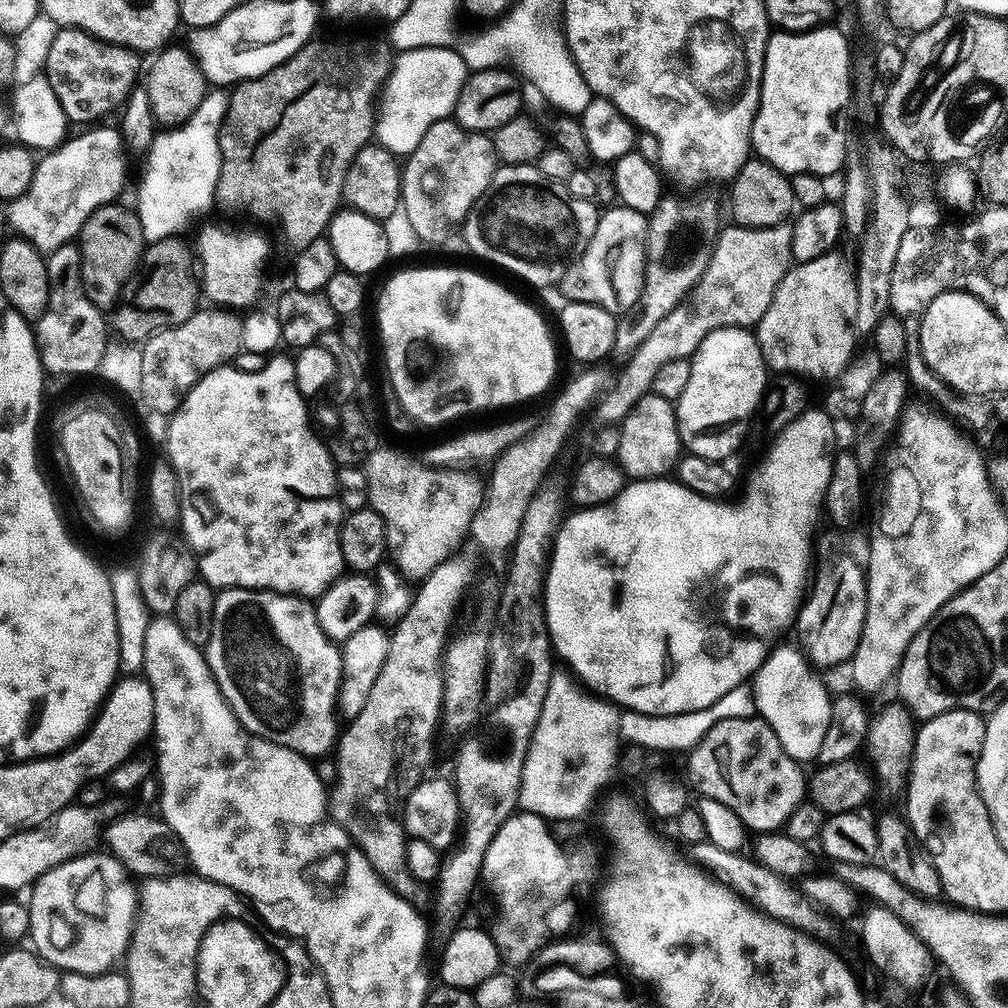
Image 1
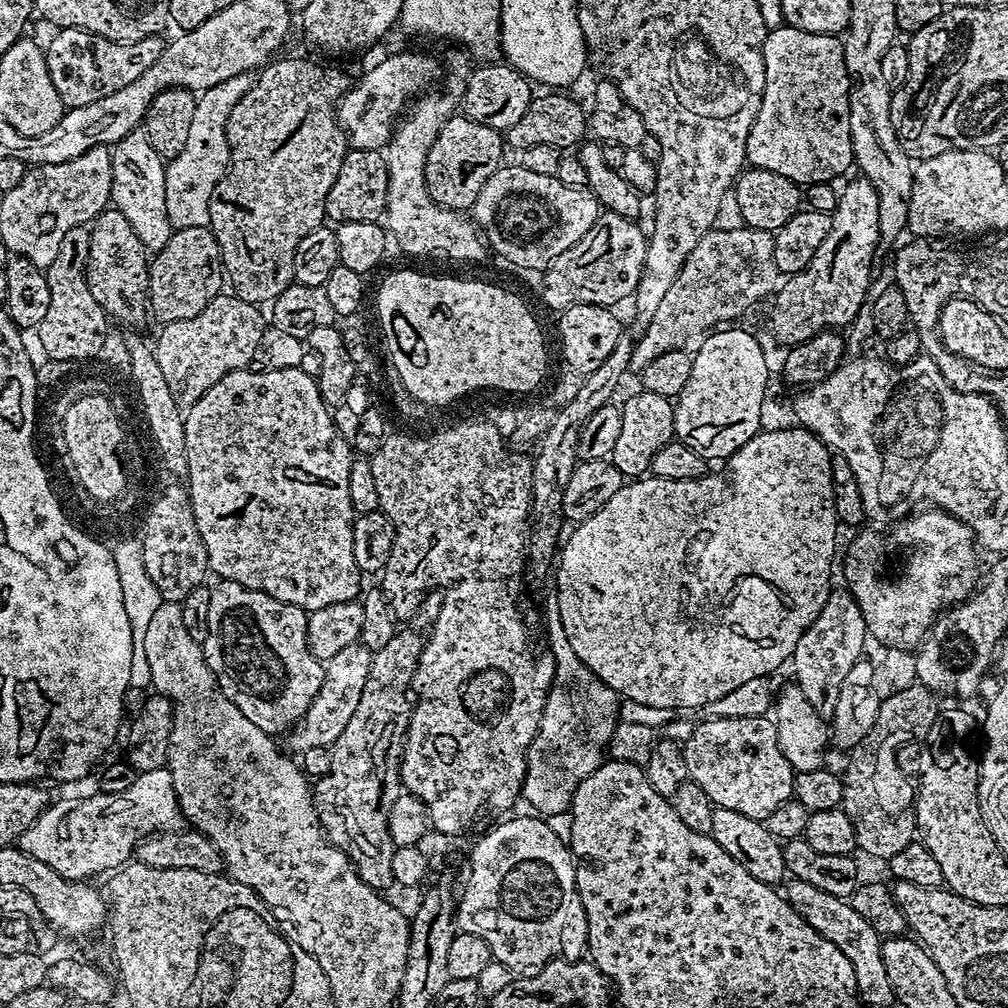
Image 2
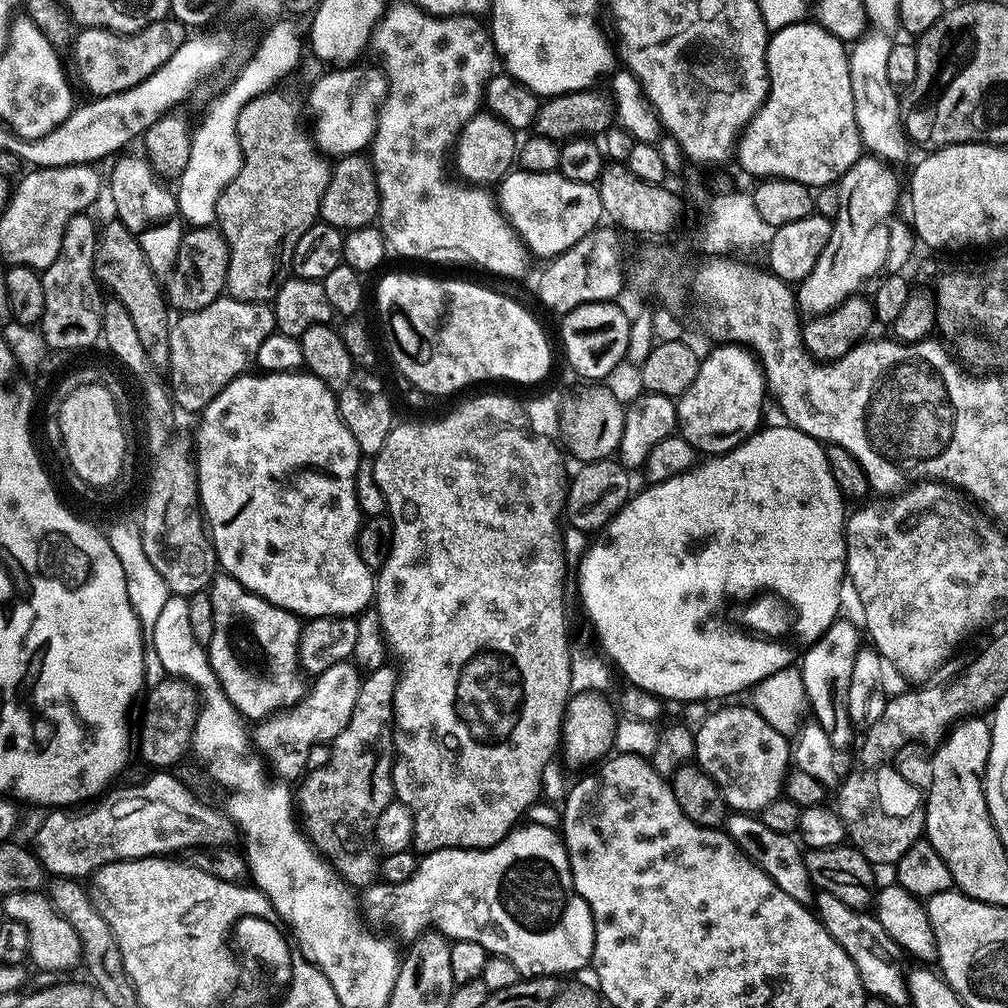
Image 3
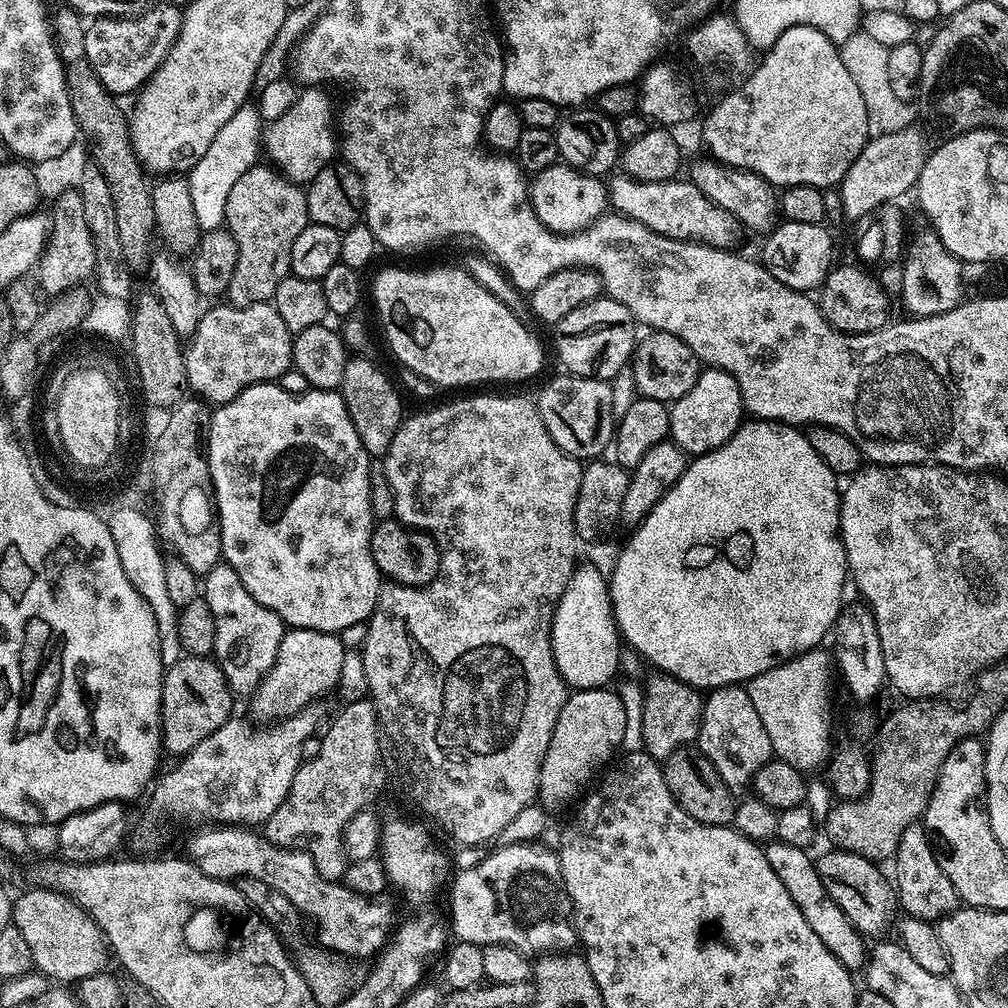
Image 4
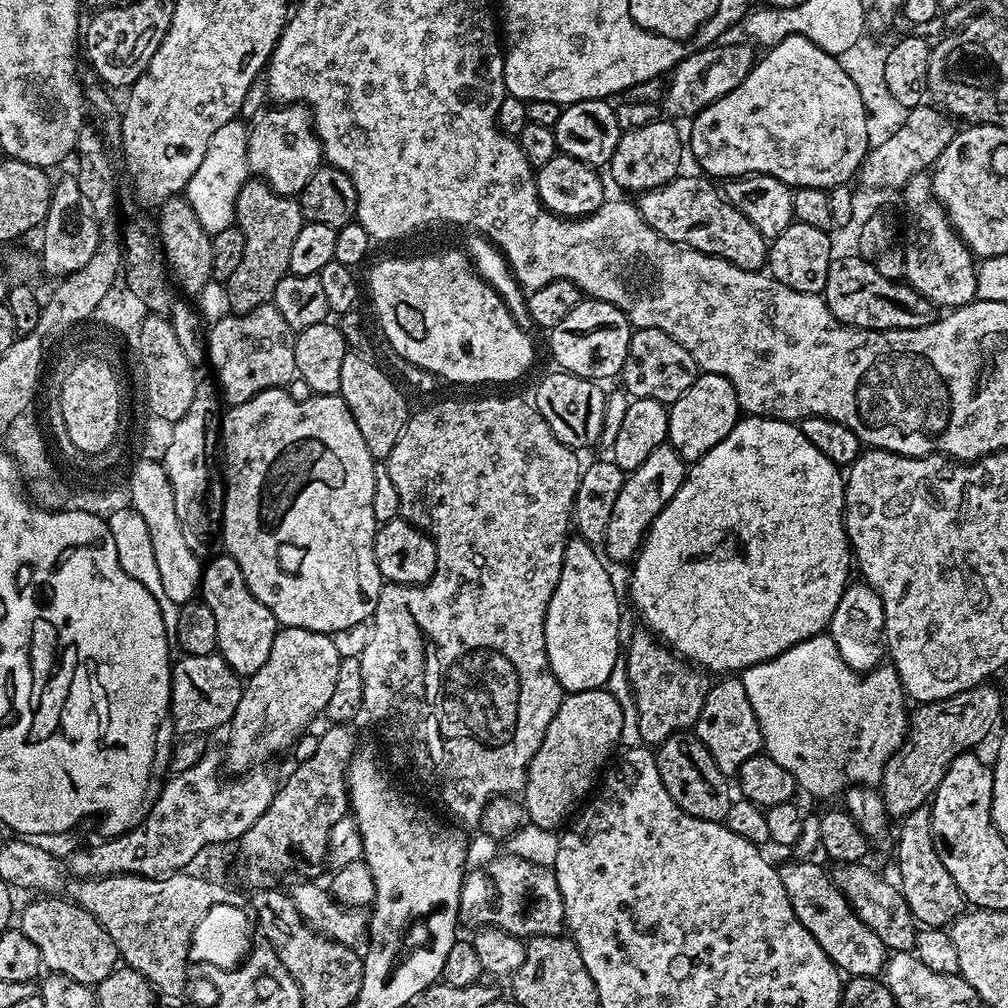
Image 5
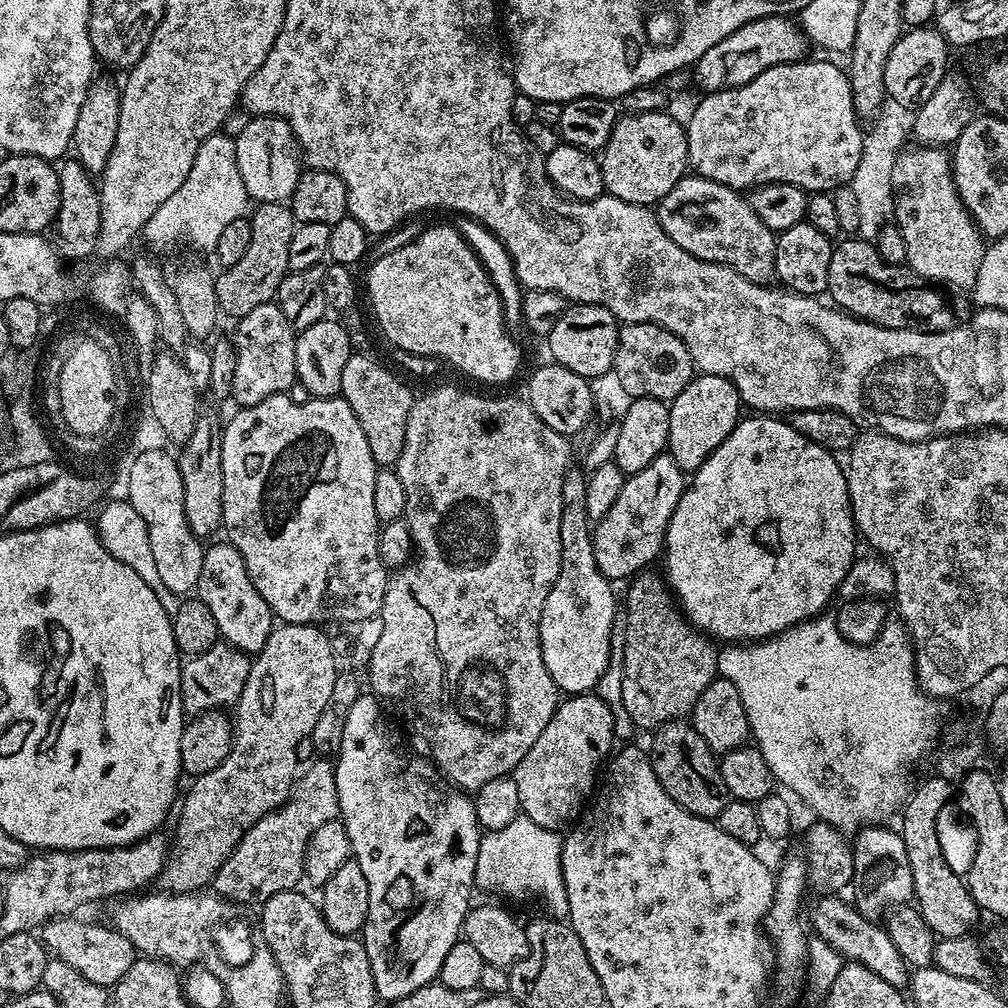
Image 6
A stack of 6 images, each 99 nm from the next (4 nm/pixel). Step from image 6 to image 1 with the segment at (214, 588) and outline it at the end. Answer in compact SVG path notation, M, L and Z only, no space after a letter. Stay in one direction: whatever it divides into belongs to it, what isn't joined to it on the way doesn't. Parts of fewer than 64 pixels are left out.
M226 588L216 592L214 626L206 645L206 659L238 722L255 736L286 746L299 756L327 757L338 740L340 653L341 649L322 630L311 599L259 588Z

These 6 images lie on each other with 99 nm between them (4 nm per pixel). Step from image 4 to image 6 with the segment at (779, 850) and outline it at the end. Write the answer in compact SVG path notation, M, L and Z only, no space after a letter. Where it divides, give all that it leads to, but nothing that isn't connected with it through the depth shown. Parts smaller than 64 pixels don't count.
M824 894L820 901L812 908L812 924L810 920L810 928L812 928L819 939L825 940L836 952L839 952L845 961L860 963L862 966L869 967L874 974L880 975L890 984L898 989L904 990L910 984L910 966L902 958L902 954L898 954L898 950L894 950L894 942L890 942L887 927L881 926L875 920L867 920L862 918L862 914L851 903L848 904L844 900L839 900L839 895Z

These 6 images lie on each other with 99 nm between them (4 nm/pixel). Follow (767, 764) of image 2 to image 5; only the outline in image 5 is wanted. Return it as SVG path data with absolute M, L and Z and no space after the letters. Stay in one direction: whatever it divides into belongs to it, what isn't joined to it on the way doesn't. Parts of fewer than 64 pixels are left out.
M728 674L709 687L706 698L702 702L702 714L698 714L694 735L710 750L710 758L718 762L718 770L725 774L739 773L742 762L746 758L761 755L764 746L764 735L760 729L758 718L754 714L754 706L750 706L750 698L746 698L746 686L743 679L736 674Z

